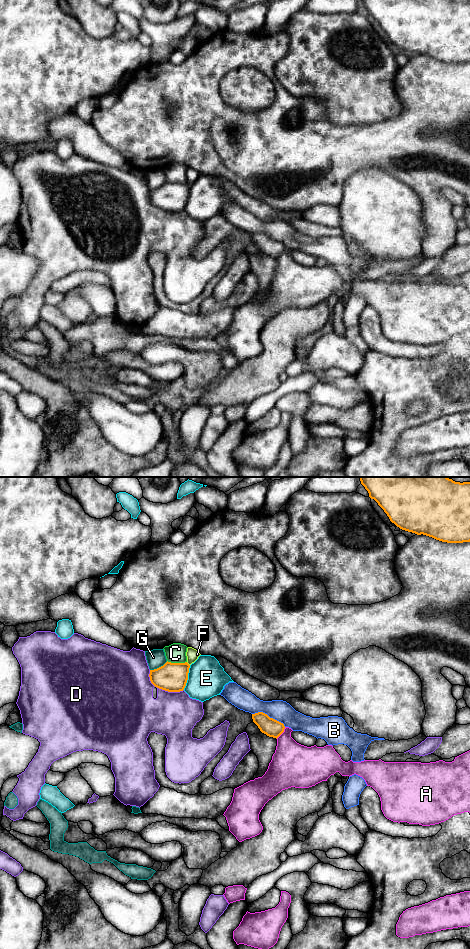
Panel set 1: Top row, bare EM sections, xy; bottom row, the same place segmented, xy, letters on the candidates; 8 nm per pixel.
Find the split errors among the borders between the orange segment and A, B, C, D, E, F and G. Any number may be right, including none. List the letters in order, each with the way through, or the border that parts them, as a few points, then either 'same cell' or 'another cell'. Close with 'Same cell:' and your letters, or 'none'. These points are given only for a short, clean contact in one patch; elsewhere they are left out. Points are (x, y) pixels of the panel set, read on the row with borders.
A: along xy (285, 727), (276, 738) | another cell
B: another cell
C: another cell
D: another cell
E: another cell
F: another cell
G: another cell
Same cell: none

